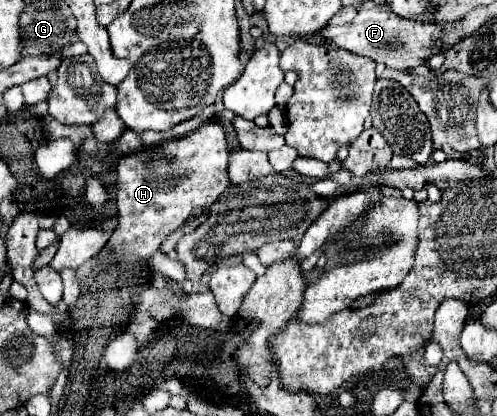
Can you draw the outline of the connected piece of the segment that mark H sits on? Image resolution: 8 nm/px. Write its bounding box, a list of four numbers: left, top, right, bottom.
[77,122,231,282]

